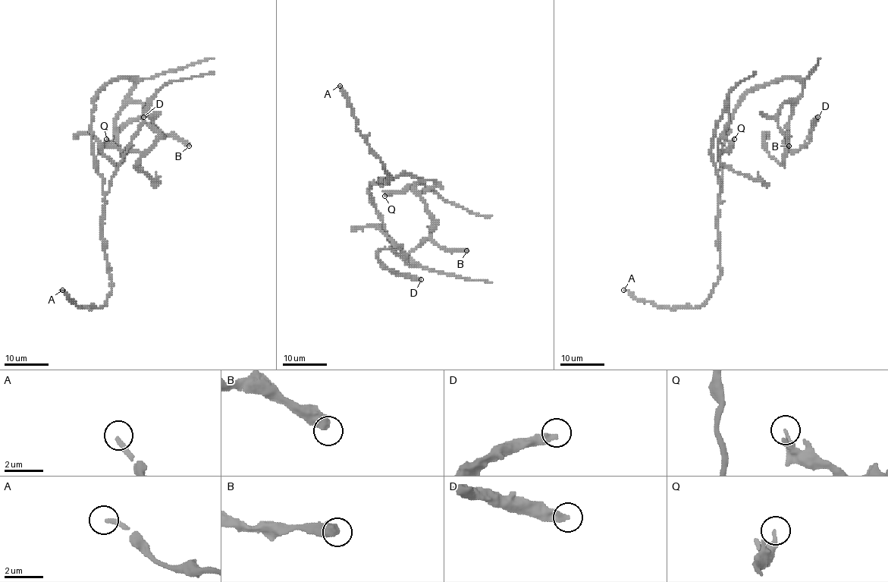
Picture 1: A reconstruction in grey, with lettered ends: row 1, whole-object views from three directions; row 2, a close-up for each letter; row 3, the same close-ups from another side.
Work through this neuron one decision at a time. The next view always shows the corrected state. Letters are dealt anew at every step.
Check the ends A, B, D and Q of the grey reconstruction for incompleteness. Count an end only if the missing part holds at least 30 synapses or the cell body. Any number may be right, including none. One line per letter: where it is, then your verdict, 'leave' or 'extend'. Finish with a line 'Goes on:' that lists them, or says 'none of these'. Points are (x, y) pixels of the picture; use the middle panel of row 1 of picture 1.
A: (340, 86) | leave
B: (466, 250) | leave
D: (421, 279) | leave
Q: (384, 196) | leave
Goes on: none of these

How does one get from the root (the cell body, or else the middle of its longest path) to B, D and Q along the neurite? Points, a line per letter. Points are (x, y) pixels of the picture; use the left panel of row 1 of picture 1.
B: (91, 143), (93, 98), (108, 83), (131, 78), (134, 86), (127, 99), (143, 105), (160, 133), (189, 146)
D: (91, 143), (93, 98), (112, 81), (131, 78), (134, 86), (116, 119), (116, 138), (99, 150), (143, 117)
Q: (91, 143), (94, 167), (106, 193), (148, 107), (143, 120), (158, 133), (151, 148), (122, 150), (106, 139)

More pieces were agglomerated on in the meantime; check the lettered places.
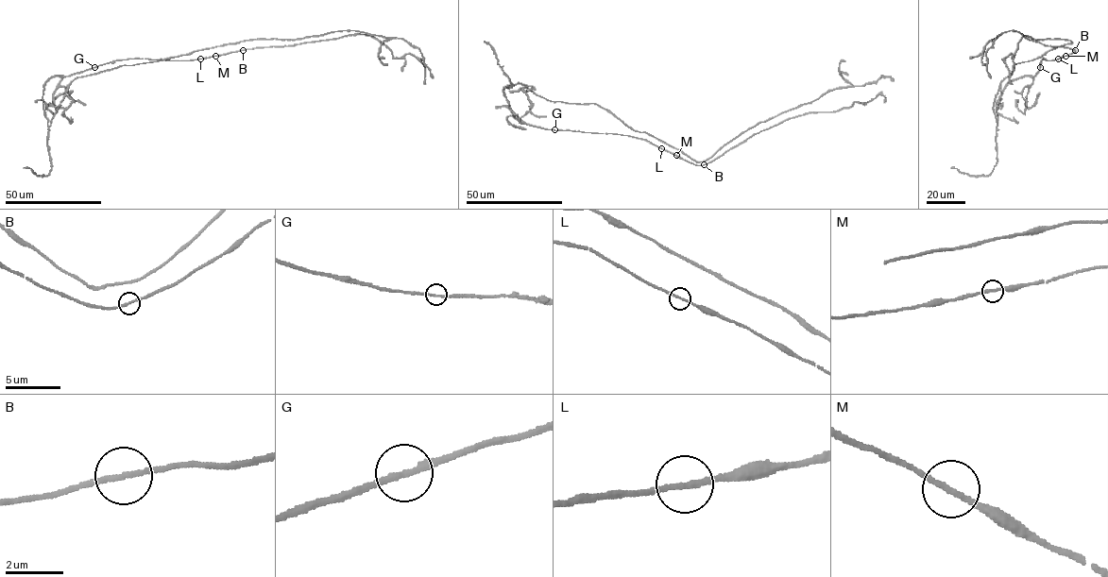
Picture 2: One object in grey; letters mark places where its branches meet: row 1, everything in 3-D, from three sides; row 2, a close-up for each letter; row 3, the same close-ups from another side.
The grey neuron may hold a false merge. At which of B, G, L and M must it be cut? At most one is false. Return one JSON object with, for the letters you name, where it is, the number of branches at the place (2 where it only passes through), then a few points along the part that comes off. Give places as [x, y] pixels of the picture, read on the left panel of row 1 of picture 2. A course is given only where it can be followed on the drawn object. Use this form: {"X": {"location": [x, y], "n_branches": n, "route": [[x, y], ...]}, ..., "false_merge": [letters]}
{"false_merge": []}

